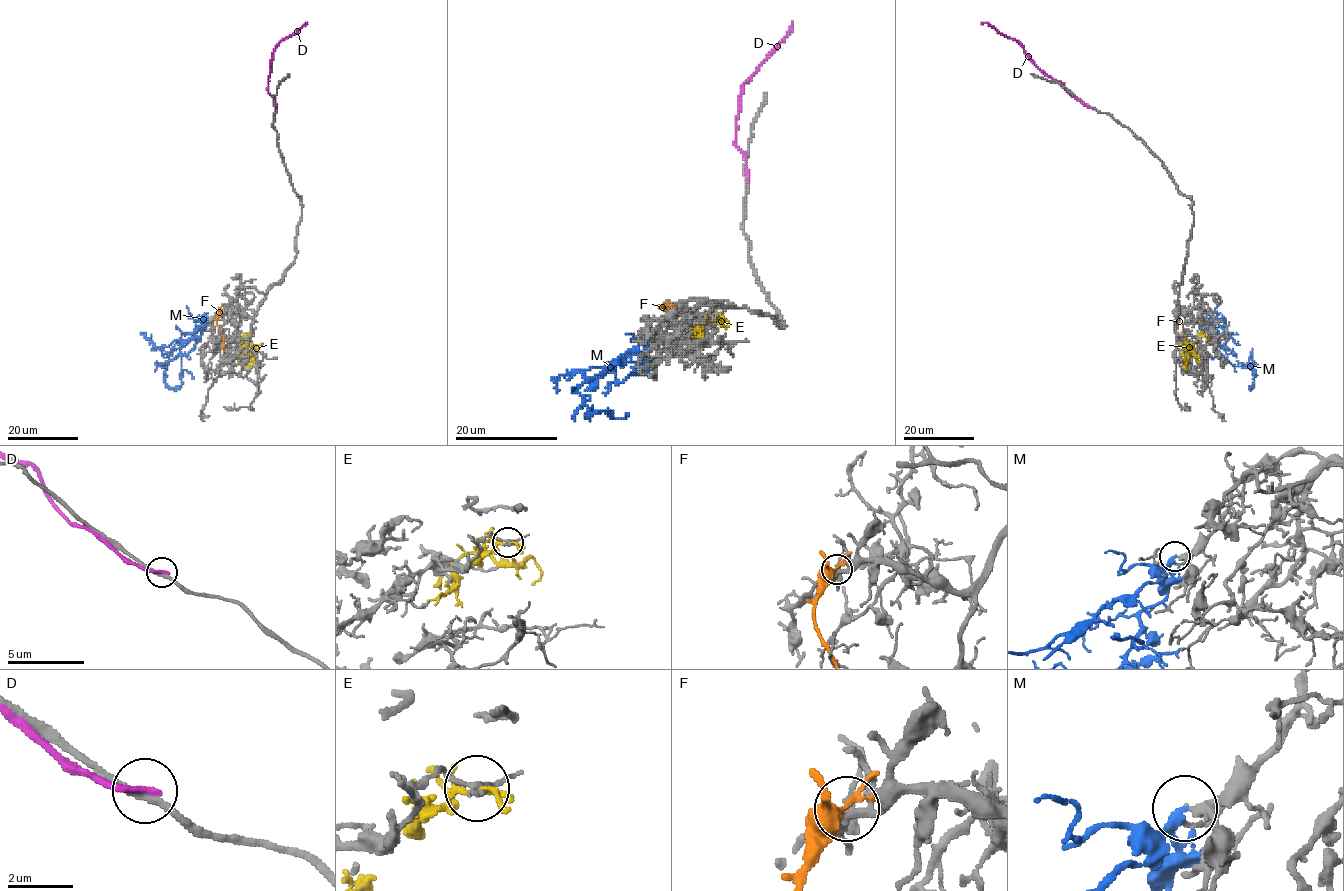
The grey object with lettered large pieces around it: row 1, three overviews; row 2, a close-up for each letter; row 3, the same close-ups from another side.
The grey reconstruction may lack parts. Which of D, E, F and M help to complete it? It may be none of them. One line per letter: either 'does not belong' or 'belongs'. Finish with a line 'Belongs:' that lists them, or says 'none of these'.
D: does not belong
E: does not belong
F: does not belong
M: belongs
Belongs: M

